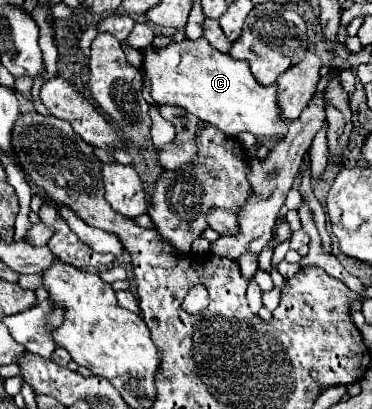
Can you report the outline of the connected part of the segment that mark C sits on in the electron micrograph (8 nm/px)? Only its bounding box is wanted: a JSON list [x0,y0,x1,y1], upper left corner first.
[139,38,289,138]

